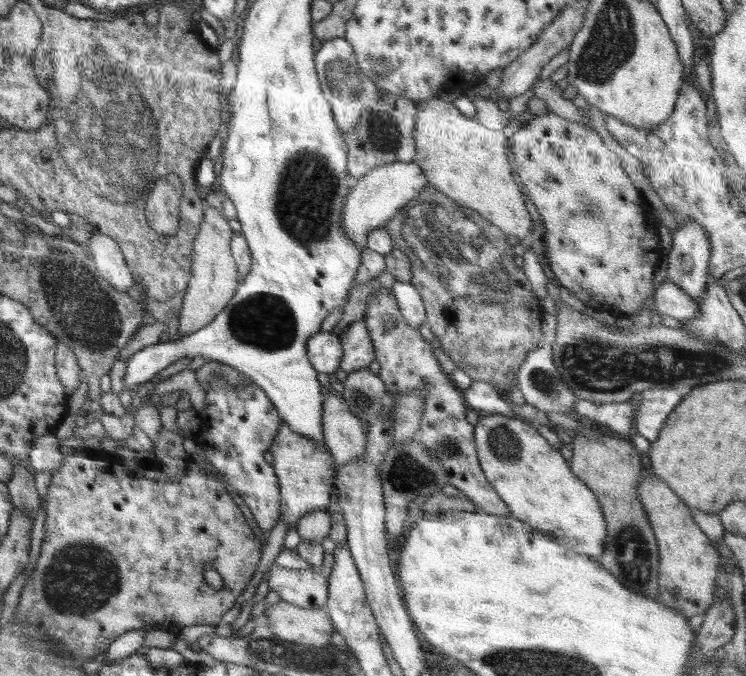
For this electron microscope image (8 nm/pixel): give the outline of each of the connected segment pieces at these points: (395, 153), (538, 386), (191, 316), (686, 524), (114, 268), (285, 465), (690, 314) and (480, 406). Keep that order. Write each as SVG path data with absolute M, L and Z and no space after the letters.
M389 93L377 104L366 108L353 132L341 132L347 145L346 173L351 181L360 179L374 168L394 162L412 162L416 154L415 134L417 104L407 98Z
M545 312L544 322L542 322L542 339L540 339L538 347L528 352L528 355L524 357L515 380L526 403L533 408L540 409L544 413L561 412L566 414L574 411L574 407L576 407L574 403L578 401L578 396L562 383L558 370L554 366L554 360L552 360L552 345L556 336L556 327L556 317Z
M207 205L204 217L200 221L198 235L192 245L192 275L190 275L188 290L183 296L183 305L179 312L178 333L180 335L185 337L204 328L224 310L227 302L232 300L239 286L237 266L229 244L235 234L228 224L228 218L214 206Z
M647 476L640 480L636 491L659 548L658 598L669 608L684 614L687 619L704 615L715 602L722 557L694 521L690 508L666 484Z
M96 231L85 247L94 260L97 272L115 289L128 292L134 286L123 252L110 236Z
M282 419L282 426L276 432L269 451L273 454L274 464L271 466L275 470L280 486L280 512L284 522L288 524L288 529L304 514L325 510L329 506L335 490L333 486L337 467L325 444L316 444L308 440L308 437L292 432Z
M668 278L656 288L653 304L657 315L672 316L676 320L694 318L700 311L700 304L696 304Z
M473 382L469 388L462 390L462 396L470 409L508 416L512 414L510 404L502 399L493 383Z

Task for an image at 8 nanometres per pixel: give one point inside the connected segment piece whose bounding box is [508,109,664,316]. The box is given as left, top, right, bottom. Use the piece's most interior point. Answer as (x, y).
(602, 242)

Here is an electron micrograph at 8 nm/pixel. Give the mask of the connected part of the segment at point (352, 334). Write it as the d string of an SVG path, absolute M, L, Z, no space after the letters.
M363 319L352 322L347 330L340 334L340 340L343 354L339 369L344 372L351 373L358 369L366 369L375 359L372 340Z

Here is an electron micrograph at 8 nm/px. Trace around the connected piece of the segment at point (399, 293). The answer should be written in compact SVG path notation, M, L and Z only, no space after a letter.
M396 280L392 290L396 295L396 303L402 317L408 321L410 327L418 330L426 320L426 308L422 301L422 295L412 286L412 283Z

